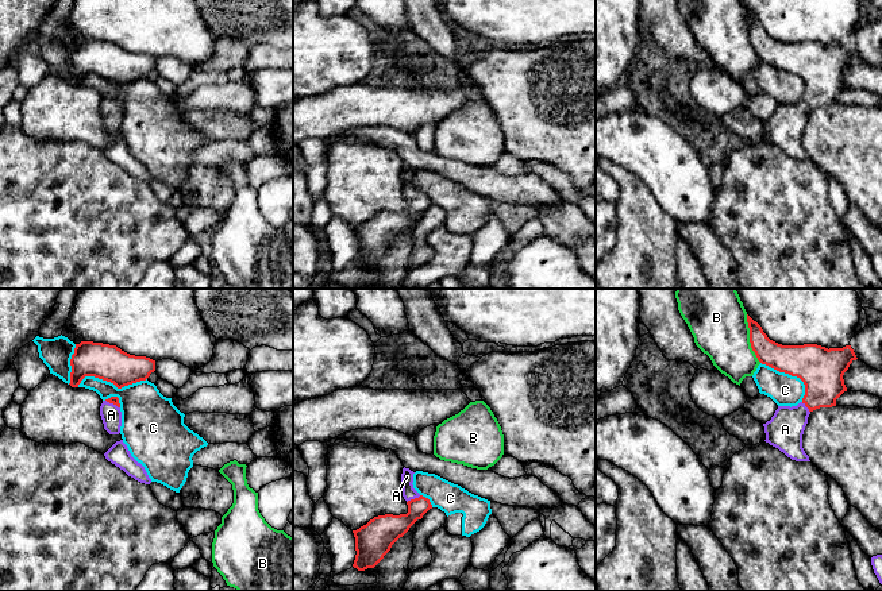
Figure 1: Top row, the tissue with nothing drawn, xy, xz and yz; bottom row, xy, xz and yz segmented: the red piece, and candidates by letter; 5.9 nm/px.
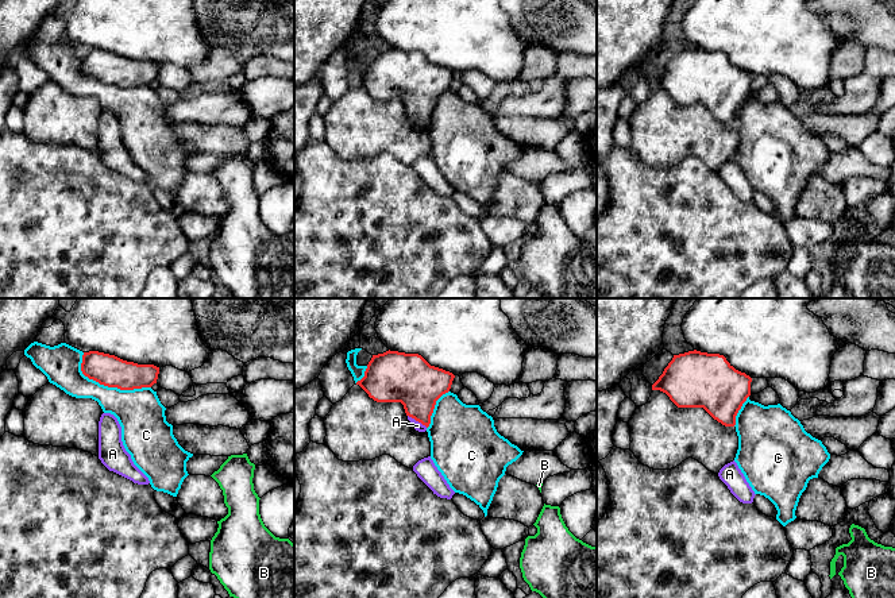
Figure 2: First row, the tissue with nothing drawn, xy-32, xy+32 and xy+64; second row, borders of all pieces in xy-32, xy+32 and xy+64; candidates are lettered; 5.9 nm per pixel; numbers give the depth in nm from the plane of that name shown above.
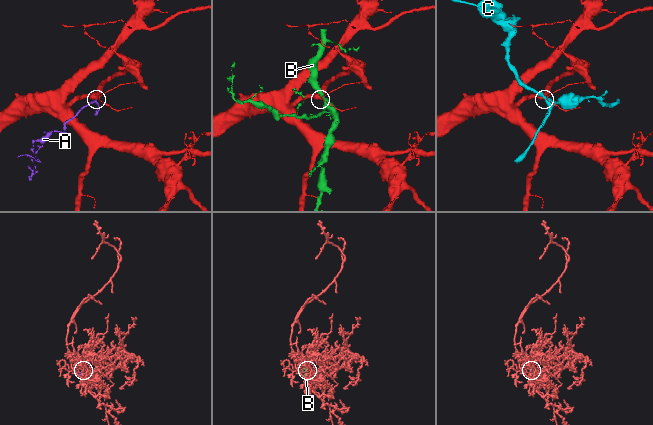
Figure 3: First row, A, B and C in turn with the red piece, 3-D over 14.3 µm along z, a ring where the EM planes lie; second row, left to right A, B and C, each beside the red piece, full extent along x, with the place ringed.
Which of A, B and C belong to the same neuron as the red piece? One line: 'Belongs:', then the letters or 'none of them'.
Belongs: A

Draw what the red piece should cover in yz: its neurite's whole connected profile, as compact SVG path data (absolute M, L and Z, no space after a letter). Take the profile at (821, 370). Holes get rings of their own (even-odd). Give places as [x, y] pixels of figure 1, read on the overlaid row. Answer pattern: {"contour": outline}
{"contour": "M747 314L750 328L750 343L758 360L779 372L800 378L805 385L805 395L797 406L778 406L770 421L763 424L766 443L778 448L796 461L810 461L802 448L802 434L809 414L820 407L836 406L836 399L847 391L843 375L850 364L856 360L851 345L843 348L825 348L817 344L782 345L767 337L762 327Z"}

